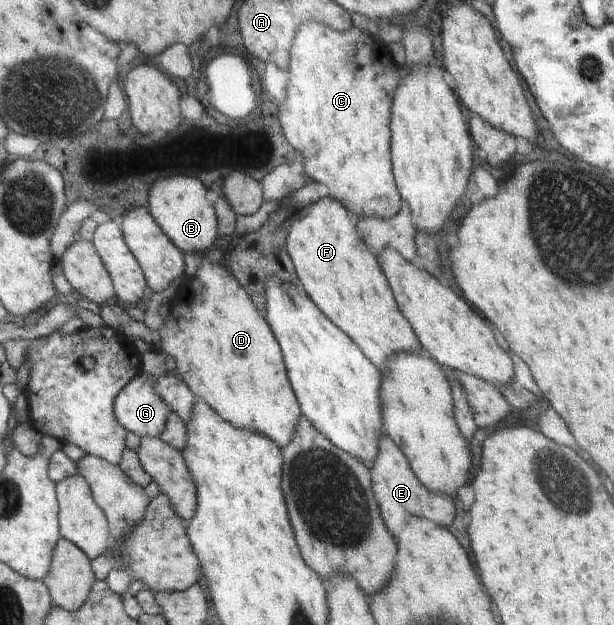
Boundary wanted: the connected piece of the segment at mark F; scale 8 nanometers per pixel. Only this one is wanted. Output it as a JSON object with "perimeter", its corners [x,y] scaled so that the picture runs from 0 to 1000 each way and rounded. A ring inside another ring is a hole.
{"perimeter":[[[529,314],[489,333],[485,349],[467,374],[467,402],[487,440],[490,458],[529,504],[586,555],[625,598],[630,579],[651,562],[686,563],[674,523],[638,474],[627,435],[619,432],[612,410],[583,381],[560,328]]]}

